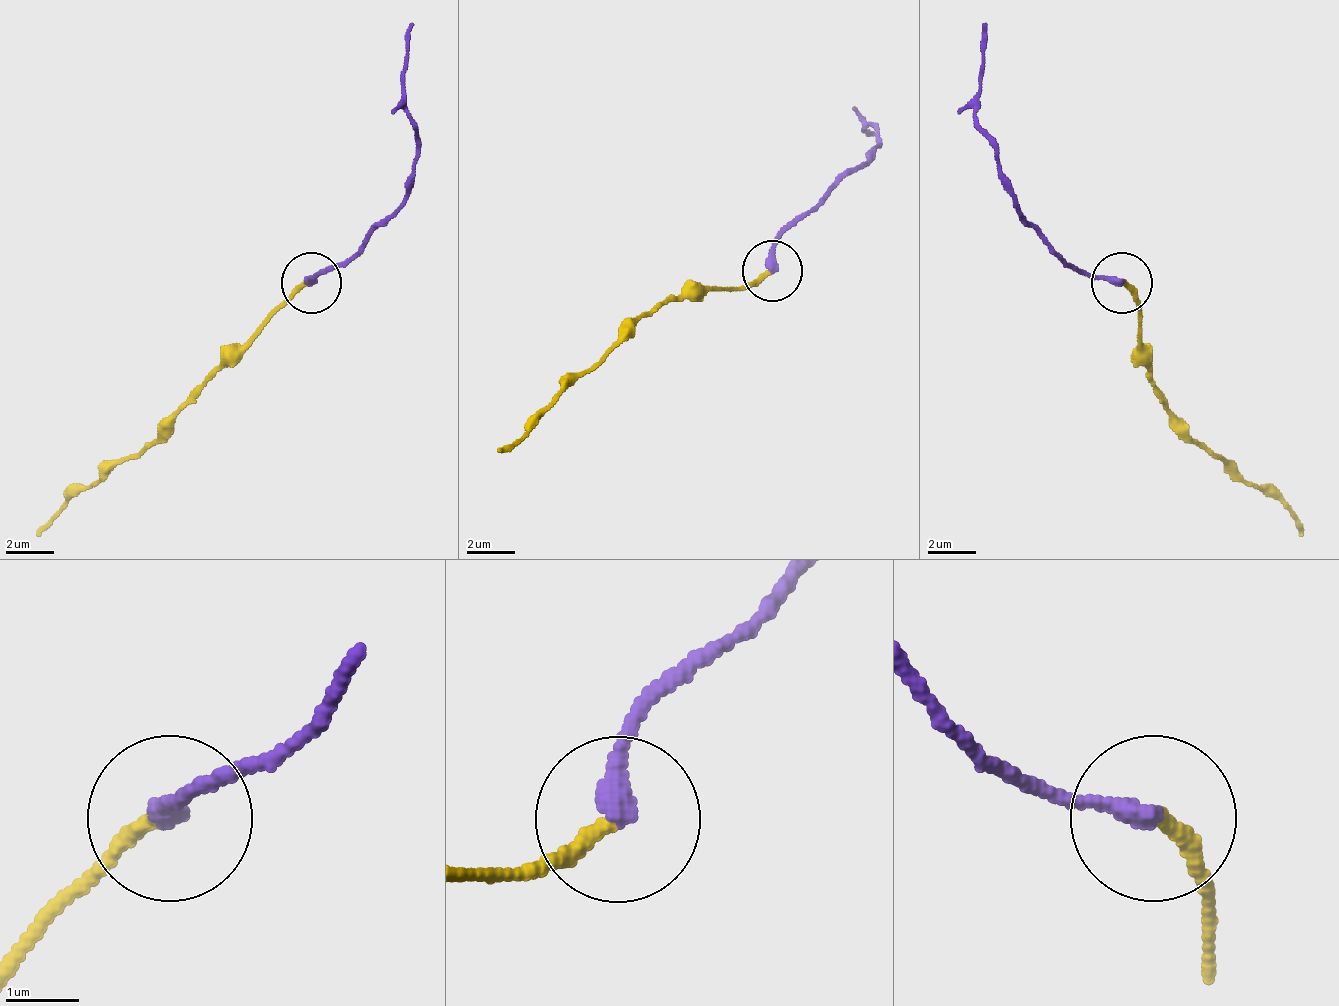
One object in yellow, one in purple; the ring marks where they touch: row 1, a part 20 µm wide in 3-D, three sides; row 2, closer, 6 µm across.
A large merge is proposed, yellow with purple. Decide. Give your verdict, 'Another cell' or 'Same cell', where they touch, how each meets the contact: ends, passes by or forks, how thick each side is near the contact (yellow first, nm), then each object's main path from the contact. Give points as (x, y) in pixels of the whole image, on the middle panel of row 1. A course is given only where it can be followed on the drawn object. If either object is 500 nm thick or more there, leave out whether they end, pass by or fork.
Another cell. Place: (772, 270). At the ring yellow ends. At the ring purple ends. Thickness 200 nm (yellow) against 320 nm. Course of yellow: (773, 269), (743, 287), (689, 287), (647, 311), (550, 408), (496, 450). Course of purple: (773, 269), (779, 239), (876, 148), (870, 124), (864, 130), (876, 136)

